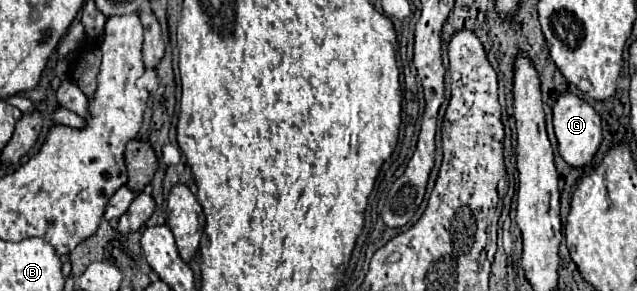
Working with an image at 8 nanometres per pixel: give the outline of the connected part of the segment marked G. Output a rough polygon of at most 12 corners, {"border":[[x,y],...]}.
{"border":[[562,93],[554,105],[558,151],[588,165],[602,141],[600,115]]}

